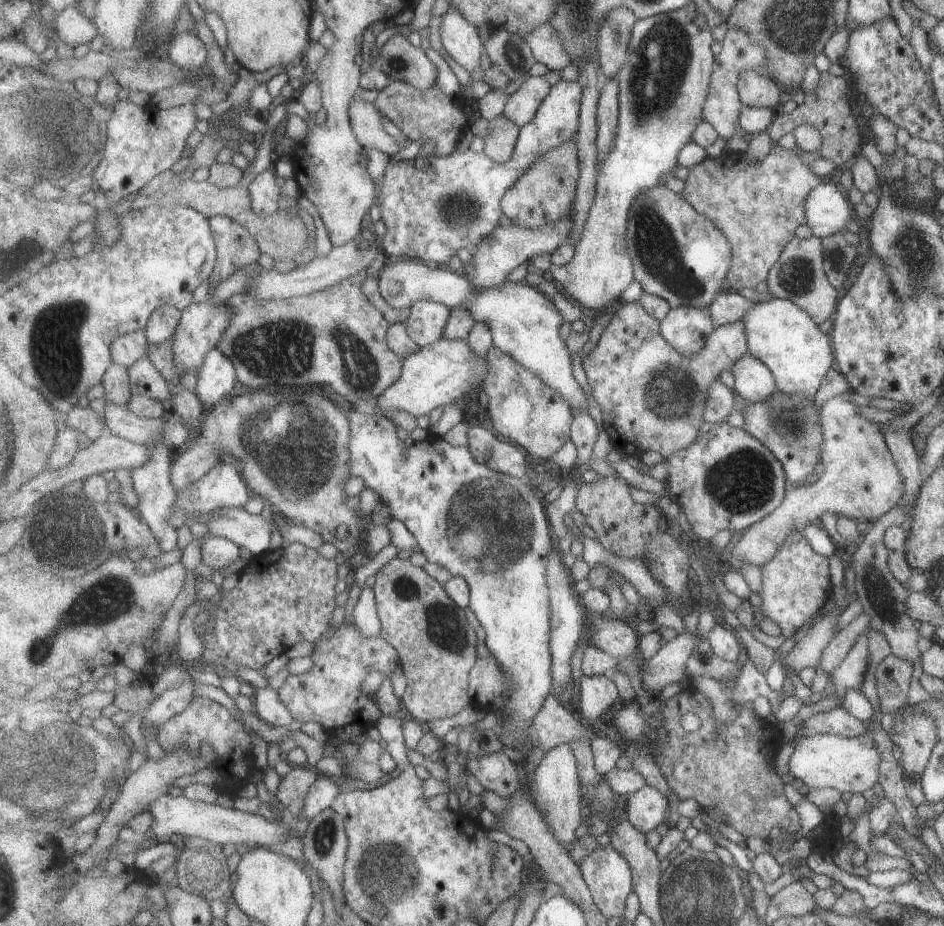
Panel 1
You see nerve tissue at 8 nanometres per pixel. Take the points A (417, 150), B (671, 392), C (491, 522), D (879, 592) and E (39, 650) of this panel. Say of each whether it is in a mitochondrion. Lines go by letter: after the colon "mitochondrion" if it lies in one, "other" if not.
A: other
B: mitochondrion
C: mitochondrion
D: mitochondrion
E: mitochondrion

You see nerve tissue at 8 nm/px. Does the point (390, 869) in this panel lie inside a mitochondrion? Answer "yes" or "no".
yes

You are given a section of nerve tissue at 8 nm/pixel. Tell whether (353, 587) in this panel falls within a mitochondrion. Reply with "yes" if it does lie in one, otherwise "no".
no

